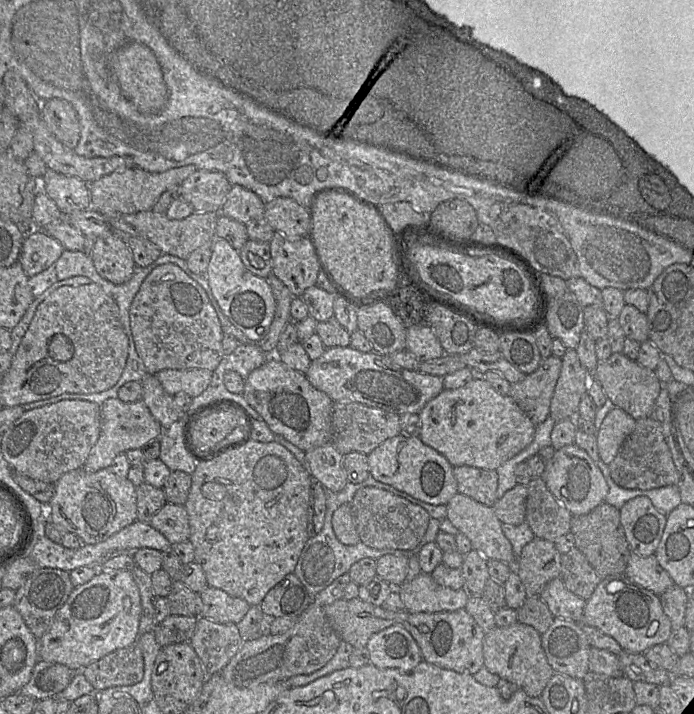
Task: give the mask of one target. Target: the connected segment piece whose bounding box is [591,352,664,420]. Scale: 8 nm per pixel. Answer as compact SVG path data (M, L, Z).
M613 353L604 361L598 361L591 374L602 387L606 397L618 408L625 411L633 419L648 417L660 393L663 383L654 370L639 365L622 353Z

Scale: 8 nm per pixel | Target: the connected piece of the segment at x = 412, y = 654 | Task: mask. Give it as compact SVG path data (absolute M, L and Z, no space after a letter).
M399 625L374 634L366 648L370 655L370 664L378 668L410 672L423 661L421 650L413 636Z

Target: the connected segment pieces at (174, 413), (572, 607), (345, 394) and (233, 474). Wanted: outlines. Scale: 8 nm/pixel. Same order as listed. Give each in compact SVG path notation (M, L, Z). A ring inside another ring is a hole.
M147 374L141 384L141 400L162 428L167 428L179 419L179 411L173 402L173 396L163 389L154 374Z
M561 578L551 580L543 589L540 598L554 618L581 622L586 600L569 591Z
M350 345L326 348L320 357L311 361L305 376L312 386L327 394L333 402L359 402L397 415L405 413L419 414L423 407L444 389L443 377L441 376L401 368L392 363L388 356L372 351L368 353L361 352Z
M253 439L244 446L230 450L219 457L207 461L199 462L194 472L191 474L191 486L188 498L183 505L190 526L189 542L194 548L194 562L203 569L209 587L221 589L228 595L245 600L250 606L259 606L270 589L278 584L285 576L292 574L295 570L299 556L309 539L308 518L312 501L312 475L296 459L296 457L276 439L271 442L258 442ZM216 482L224 485L226 489L225 497L220 501L213 501L205 498L202 494L202 486L205 483Z

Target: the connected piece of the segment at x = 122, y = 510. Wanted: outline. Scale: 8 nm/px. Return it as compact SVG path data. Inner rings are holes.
M109 467L93 473L82 468L71 470L54 483L54 495L49 502L49 520L78 536L83 544L102 542L137 520L136 486L127 477L117 476Z

